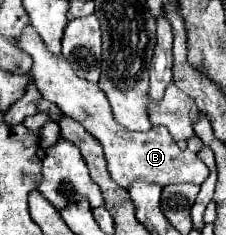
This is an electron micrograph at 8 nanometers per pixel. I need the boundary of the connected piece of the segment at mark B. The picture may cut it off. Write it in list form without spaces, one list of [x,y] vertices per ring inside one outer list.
[[[27,24],[23,29],[23,34],[19,40],[19,48],[25,50],[33,58],[33,78],[37,84],[37,90],[45,100],[55,102],[61,112],[75,122],[79,122],[91,136],[95,136],[101,146],[105,148],[105,158],[107,158],[107,168],[111,178],[123,186],[129,188],[133,182],[143,180],[151,182],[157,186],[169,186],[169,184],[181,184],[181,182],[191,182],[191,184],[203,184],[209,176],[207,166],[199,160],[197,154],[189,152],[187,148],[181,150],[177,142],[173,142],[169,130],[165,126],[153,126],[147,132],[131,132],[125,130],[123,126],[117,124],[113,118],[113,110],[109,106],[109,100],[105,98],[103,90],[97,84],[87,82],[85,78],[79,78],[69,62],[63,58],[57,58],[49,54],[47,46],[41,42],[39,34],[31,24]]]

